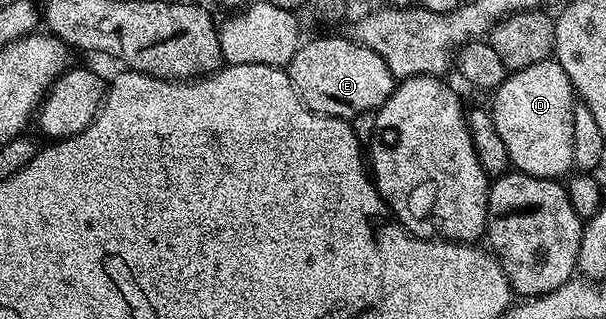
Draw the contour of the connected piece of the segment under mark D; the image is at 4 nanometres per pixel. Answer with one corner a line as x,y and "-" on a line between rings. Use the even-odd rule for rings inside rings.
550,57
535,65
527,65
527,69
522,71
506,74
505,80
497,86
492,99
491,114
495,121
495,129
499,129
499,137
503,137
503,145
507,145
509,162
516,170
523,175
533,175
537,179
560,180
561,175
570,174
575,137
575,92
567,73
563,73
563,65
559,65
556,58

